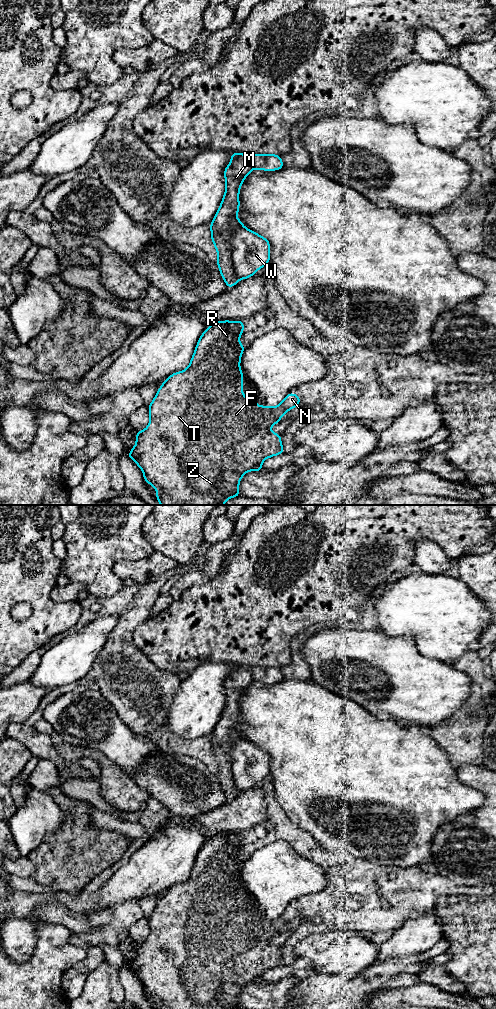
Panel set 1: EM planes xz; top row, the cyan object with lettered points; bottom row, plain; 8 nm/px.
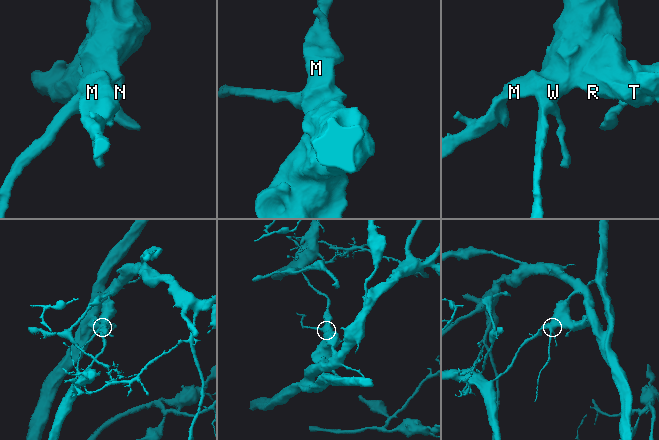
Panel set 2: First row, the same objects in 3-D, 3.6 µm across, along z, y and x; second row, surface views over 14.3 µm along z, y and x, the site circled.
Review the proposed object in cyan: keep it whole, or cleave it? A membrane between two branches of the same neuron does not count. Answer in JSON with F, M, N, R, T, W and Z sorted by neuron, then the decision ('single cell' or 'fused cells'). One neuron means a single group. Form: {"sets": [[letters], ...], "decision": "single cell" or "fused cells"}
{"sets": [["F", "M", "N", "R", "T", "Z"], ["W"]], "decision": "fused cells"}

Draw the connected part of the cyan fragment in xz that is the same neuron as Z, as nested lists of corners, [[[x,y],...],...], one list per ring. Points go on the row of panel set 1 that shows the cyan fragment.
[[[219,321],[209,324],[209,328],[204,330],[197,342],[194,354],[189,366],[180,372],[173,373],[157,390],[156,396],[148,406],[150,421],[146,429],[136,432],[136,445],[127,455],[142,470],[144,481],[151,484],[156,490],[156,499],[161,505],[224,505],[224,503],[233,497],[240,496],[239,482],[248,471],[261,471],[262,462],[272,456],[285,452],[281,443],[281,434],[275,434],[270,429],[271,426],[280,422],[281,417],[292,408],[298,406],[300,398],[294,393],[286,395],[284,400],[276,407],[260,406],[255,403],[255,397],[243,396],[243,373],[240,369],[240,360],[245,347],[239,342],[239,338],[244,331],[243,321]]]

